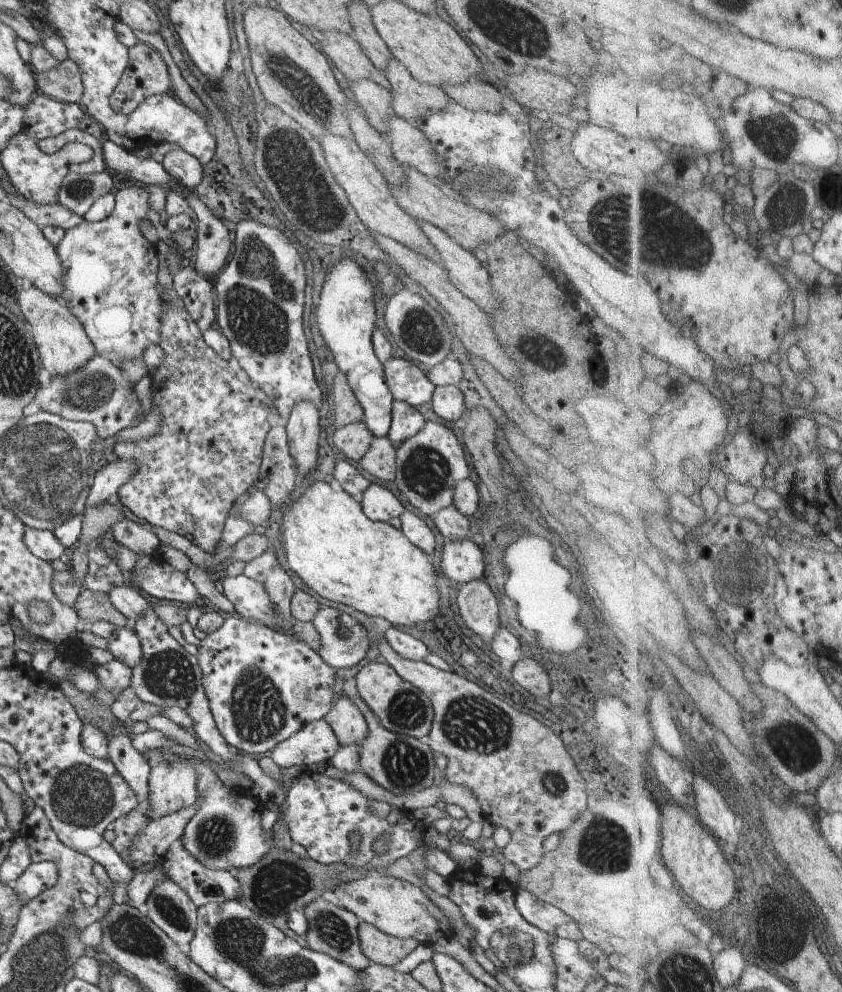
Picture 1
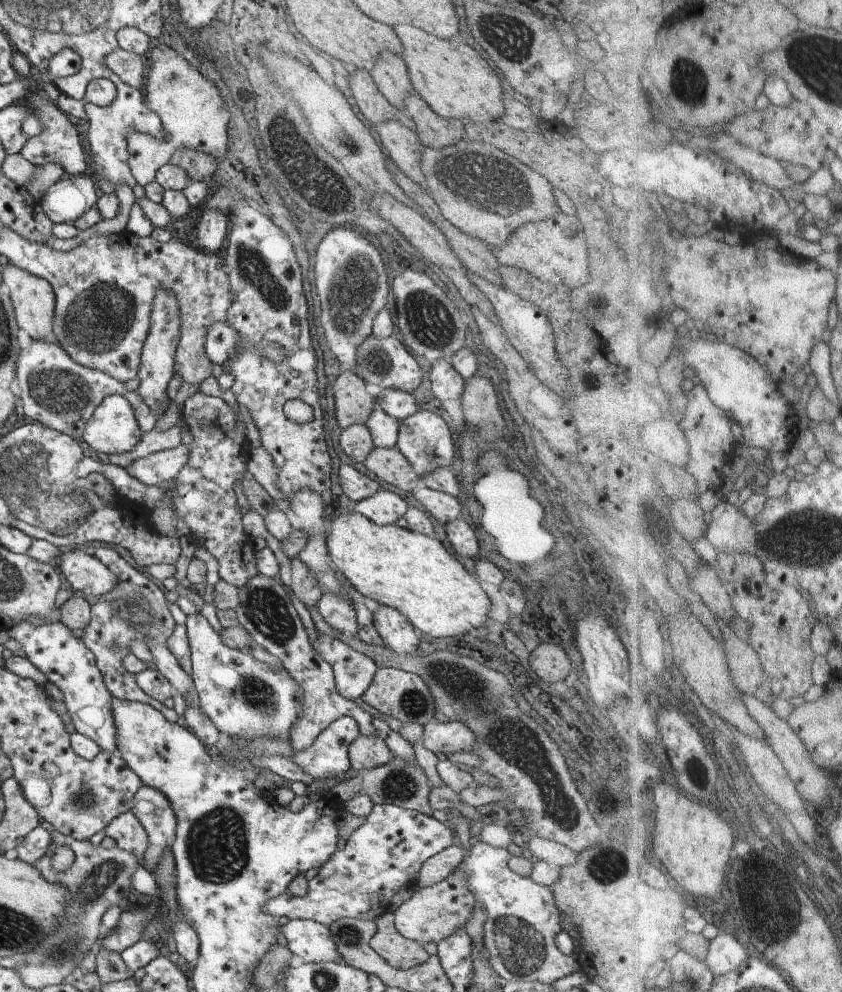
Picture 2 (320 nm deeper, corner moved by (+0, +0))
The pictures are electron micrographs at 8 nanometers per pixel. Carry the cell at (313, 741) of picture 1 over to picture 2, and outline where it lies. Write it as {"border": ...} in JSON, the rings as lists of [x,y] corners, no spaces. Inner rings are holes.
{"border":[[[338,718],[320,732],[310,748],[294,749],[292,762],[315,780],[340,778],[349,772],[348,746],[359,735],[360,730],[354,718]]]}

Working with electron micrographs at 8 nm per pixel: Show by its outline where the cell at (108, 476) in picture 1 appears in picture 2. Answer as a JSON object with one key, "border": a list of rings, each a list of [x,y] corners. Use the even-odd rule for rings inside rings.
{"border":[[[181,443],[177,448],[160,450],[134,460],[134,464],[127,469],[128,474],[146,485],[162,485],[184,468],[189,458],[187,448]]]}

